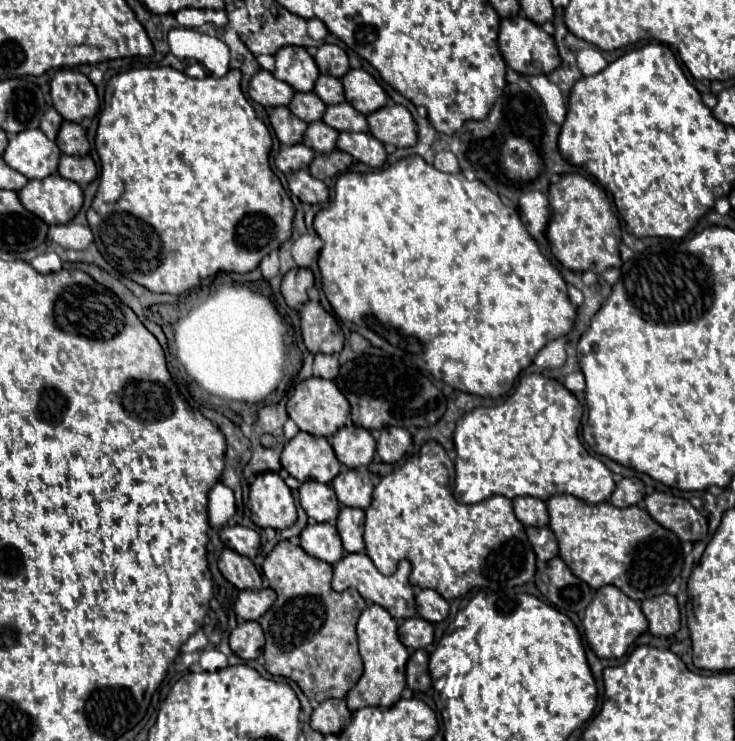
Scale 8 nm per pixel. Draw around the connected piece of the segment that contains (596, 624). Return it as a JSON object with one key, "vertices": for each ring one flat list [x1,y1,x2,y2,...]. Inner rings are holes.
{"vertices":[[602,586,594,600,588,604,586,612,584,612,584,620,582,620,584,632,586,632,586,640,590,644,590,648,596,652,596,656,600,658,622,658,626,654,626,650,630,648,630,644,642,634,646,632,648,624,646,624,646,616,642,616,640,604,634,602,632,598,628,598,622,590,618,590,616,586]]}

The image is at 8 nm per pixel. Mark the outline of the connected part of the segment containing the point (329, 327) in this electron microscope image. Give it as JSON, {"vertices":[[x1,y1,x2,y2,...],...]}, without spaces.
{"vertices":[[306,302,302,312,302,338,312,354,340,352,344,346,344,334,332,314,328,314,318,302]]}

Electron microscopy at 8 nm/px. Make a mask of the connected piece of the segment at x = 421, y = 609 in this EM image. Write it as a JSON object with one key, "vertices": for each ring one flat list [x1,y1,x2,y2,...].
{"vertices":[[420,590,416,594,418,614,428,622,442,622,448,616,448,602,434,590]]}

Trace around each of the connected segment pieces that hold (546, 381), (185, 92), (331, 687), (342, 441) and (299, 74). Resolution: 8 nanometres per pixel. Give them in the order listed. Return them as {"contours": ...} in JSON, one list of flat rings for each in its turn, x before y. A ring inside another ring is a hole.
{"contours":[[[526,374,520,378,514,394,498,406,476,408,466,414,454,432,454,444,458,452,456,460,456,486,454,498,462,504,478,504,490,496,534,496,548,500,554,494,572,494,588,504,608,502,616,484,610,468,598,458,590,456,578,440,578,426,582,418,582,406,560,382,542,374]],[[138,68,128,70,122,74,116,74,106,84,104,94,104,108,100,112,98,120,98,132,96,132,96,150,102,160,102,174,100,174,100,186,96,192,96,198,88,212,88,222,94,232,94,242,102,256,114,266,122,276,142,284,144,288,152,292,166,292,166,294,184,294,190,288,198,286,200,280,214,276,216,272,252,272,258,268,260,260,270,254,272,250,278,250,280,244,284,244,292,234,292,220,294,220,294,204,290,196,286,194,282,182,278,176,270,170,268,156,272,148,272,136,266,128,266,124,256,116,252,104,242,94,240,86,242,74,240,70,230,70,226,76,206,76,202,80,190,78,180,70,174,68]],[[288,540,278,542,266,556,262,572,278,596,270,610,258,620,266,636,266,670,274,676,298,682,300,690,310,700,346,698,364,672,356,642,356,622,366,608,364,598,352,588,334,592,330,586,332,566]],[[346,424,332,436,332,448,336,452,336,458,344,466,358,468,372,462,376,452,376,440,366,428]],[[286,46,276,52,274,76,298,92,310,92,320,76,314,58,302,46]]]}

